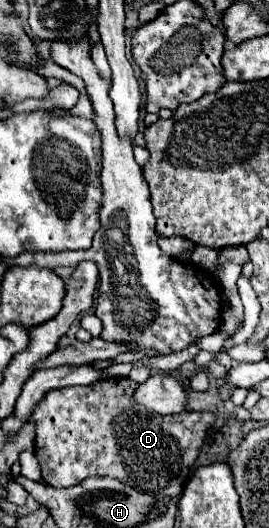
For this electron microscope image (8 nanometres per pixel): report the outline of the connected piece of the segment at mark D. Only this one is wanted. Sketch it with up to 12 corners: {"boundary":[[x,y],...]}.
{"boundary":[[131,379],[49,391],[41,481],[177,497],[213,413],[163,417]]}

